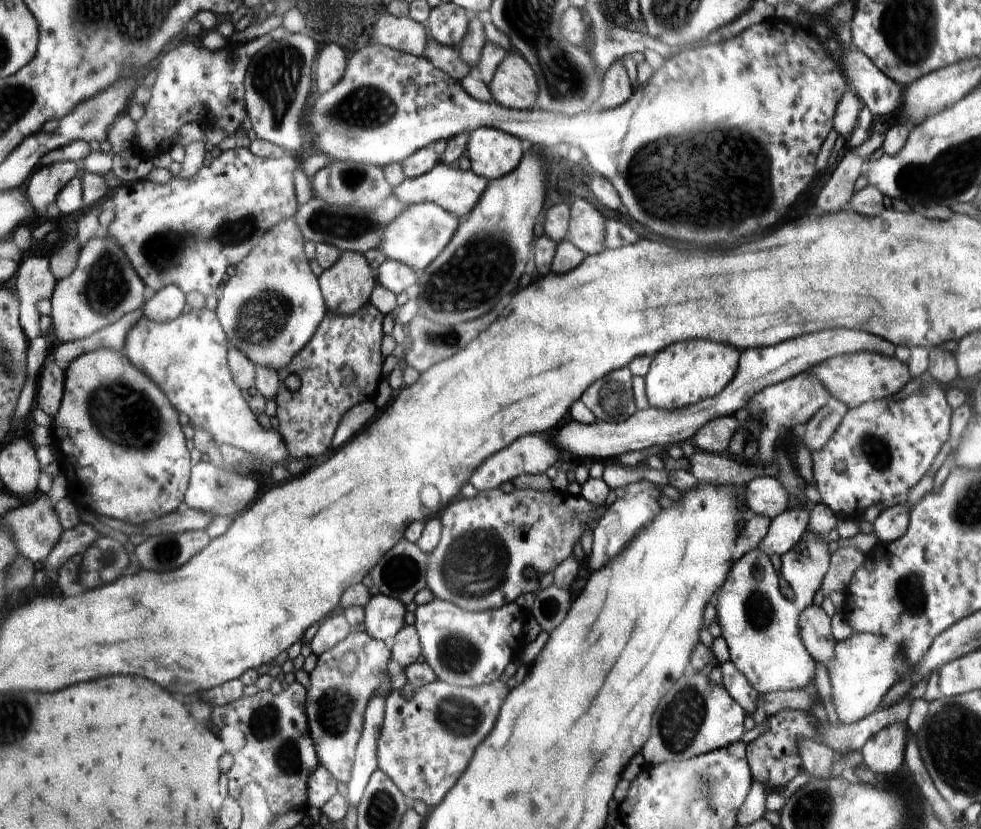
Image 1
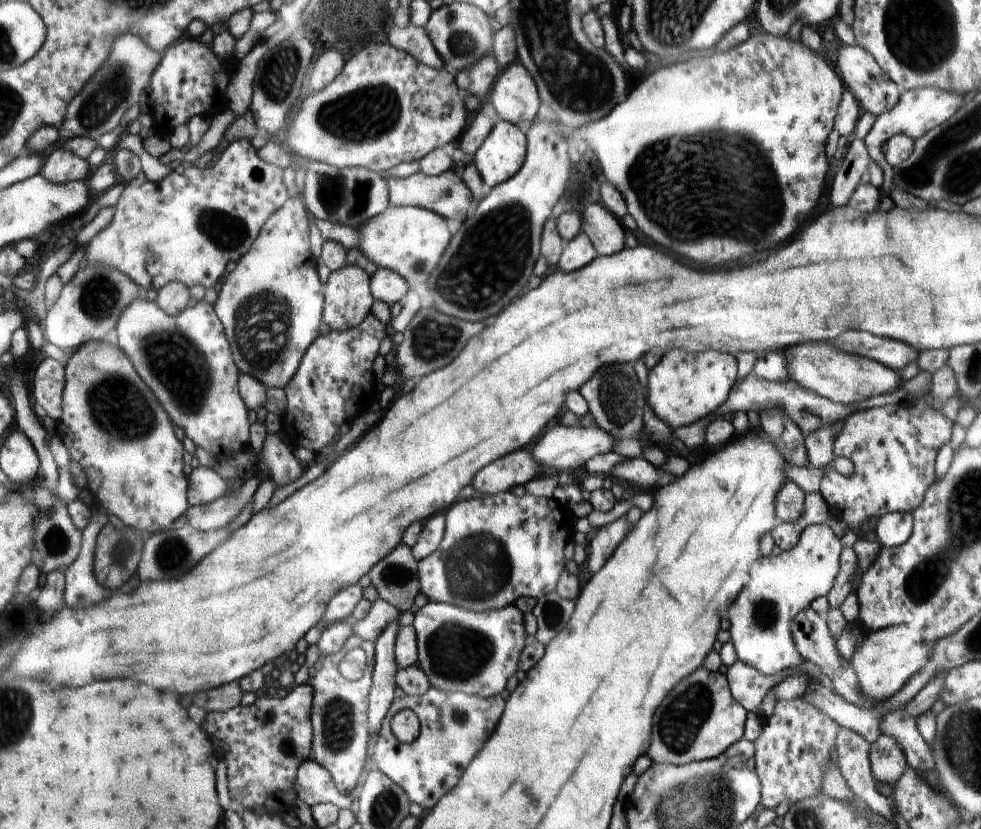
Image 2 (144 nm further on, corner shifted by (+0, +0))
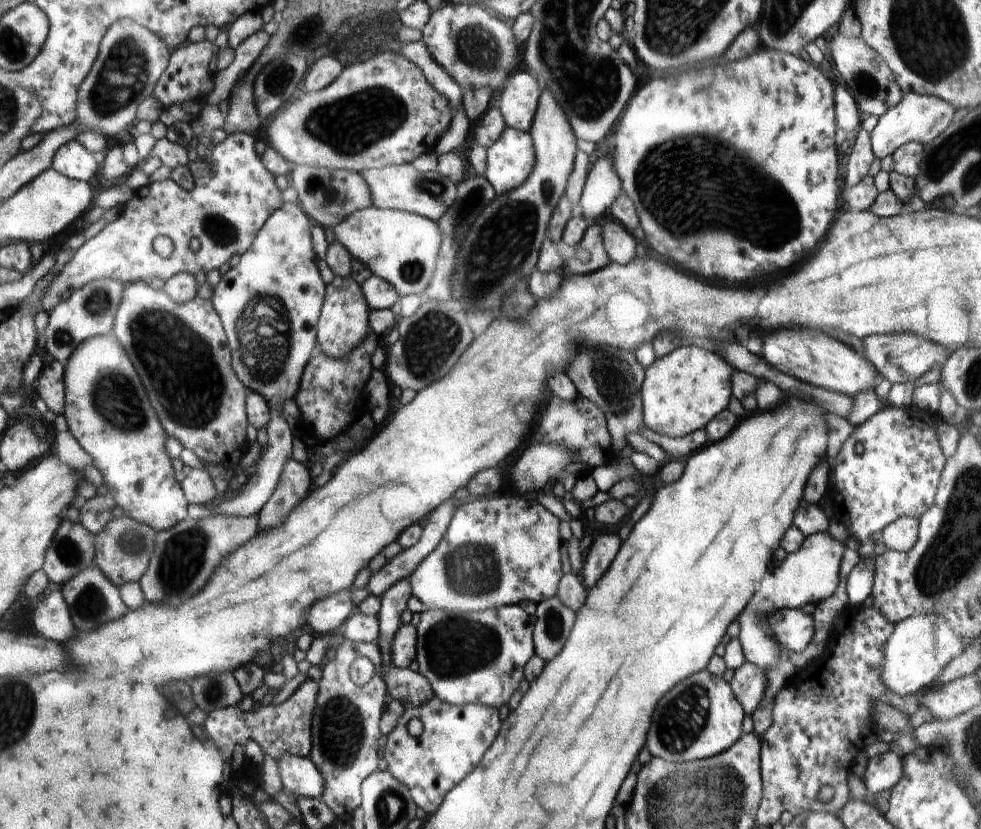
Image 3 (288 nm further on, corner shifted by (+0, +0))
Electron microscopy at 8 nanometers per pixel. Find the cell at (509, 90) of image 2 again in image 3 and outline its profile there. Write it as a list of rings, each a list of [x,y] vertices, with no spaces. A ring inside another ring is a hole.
[[[515,72],[497,96],[495,104],[501,108],[509,128],[531,134],[539,112],[541,96],[543,90],[529,72]]]

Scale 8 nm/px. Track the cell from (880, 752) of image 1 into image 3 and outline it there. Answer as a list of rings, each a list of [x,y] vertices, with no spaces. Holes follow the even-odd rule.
[[[889,750],[883,756],[873,756],[867,760],[861,786],[871,794],[889,792],[899,778],[901,778],[901,758]]]

